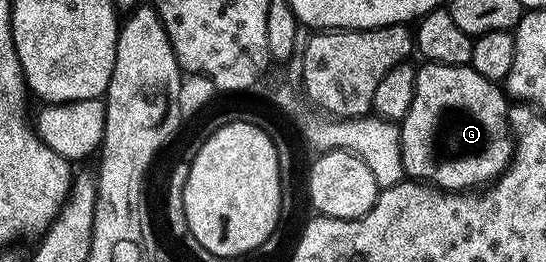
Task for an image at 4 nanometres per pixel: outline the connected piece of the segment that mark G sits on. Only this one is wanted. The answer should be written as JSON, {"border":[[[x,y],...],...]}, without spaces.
{"border":[[[425,63],[422,66],[417,69],[411,111],[407,111],[399,125],[405,177],[446,191],[477,191],[496,182],[509,168],[515,148],[515,138],[509,127],[510,102],[502,86],[483,79],[483,75],[479,75],[470,64]]]}

